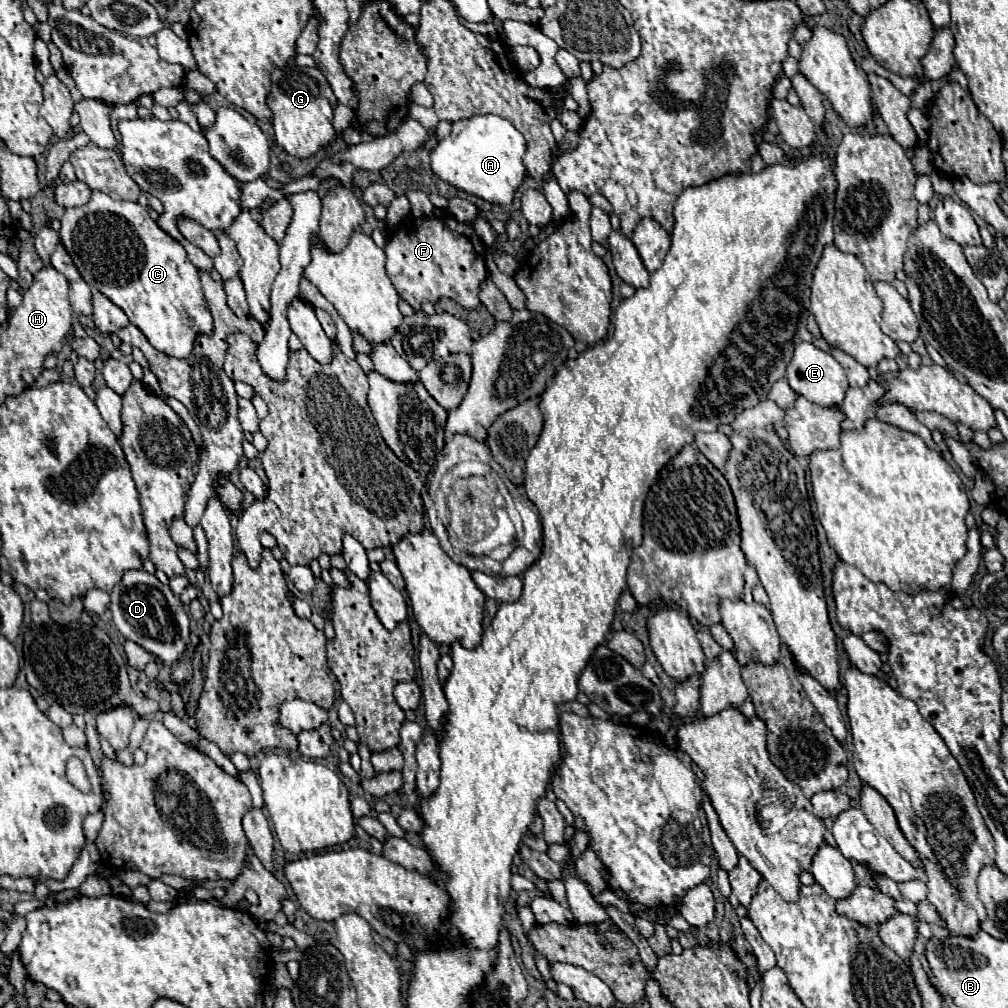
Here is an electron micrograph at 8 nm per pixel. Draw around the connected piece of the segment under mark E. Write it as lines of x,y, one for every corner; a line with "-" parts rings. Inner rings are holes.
800,342
794,348
794,356
786,368
786,378
790,388
804,396
806,400
818,404
818,406
834,406
834,404
842,404
844,394
848,390
848,380
844,374
844,368
834,360
832,354
822,352
820,348
816,348
812,342

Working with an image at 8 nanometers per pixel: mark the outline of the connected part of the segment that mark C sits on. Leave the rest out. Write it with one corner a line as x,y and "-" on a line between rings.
94,192
88,204
68,208
60,222
60,240
82,278
88,282
88,286
100,290
106,298
120,306
130,318
130,324
138,326
156,350
174,358
188,358
196,338
212,332
212,314
200,286
198,268
188,260
186,250
170,234
158,228
158,224
150,218
148,208
140,206
138,202
114,200
104,192

